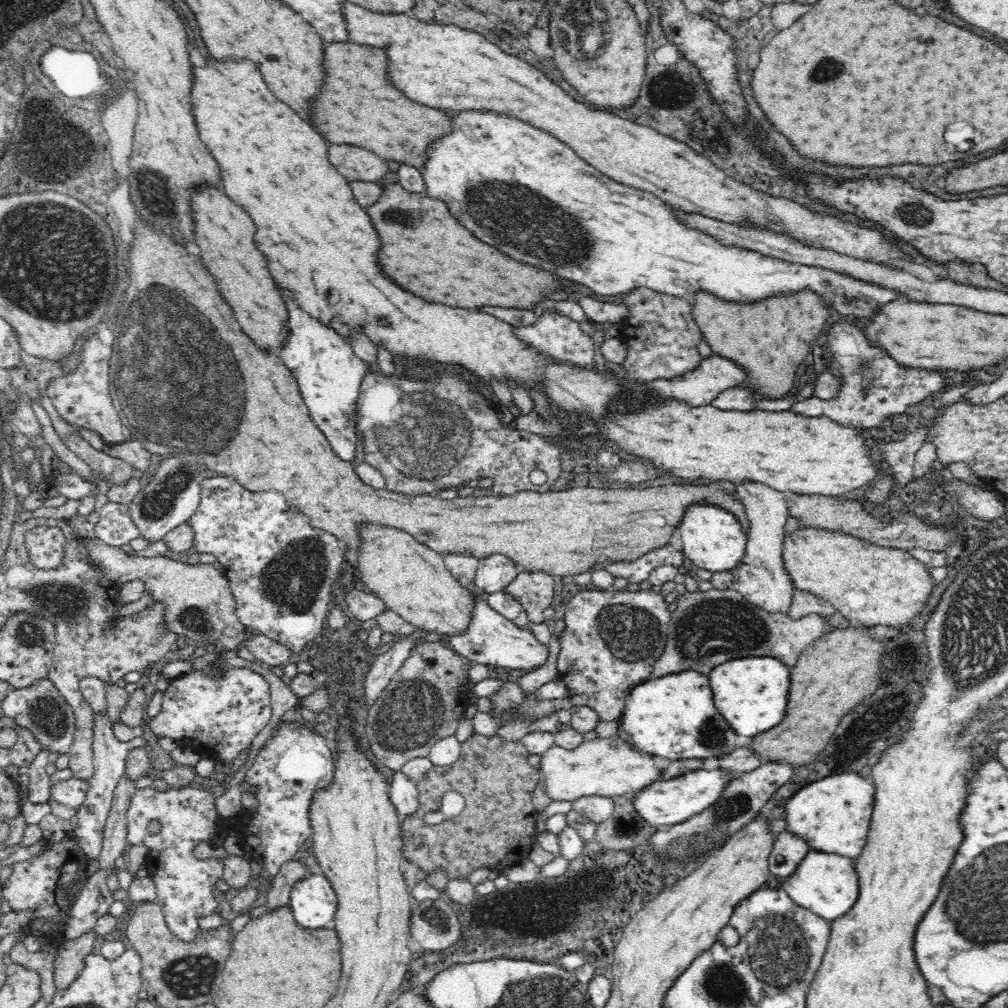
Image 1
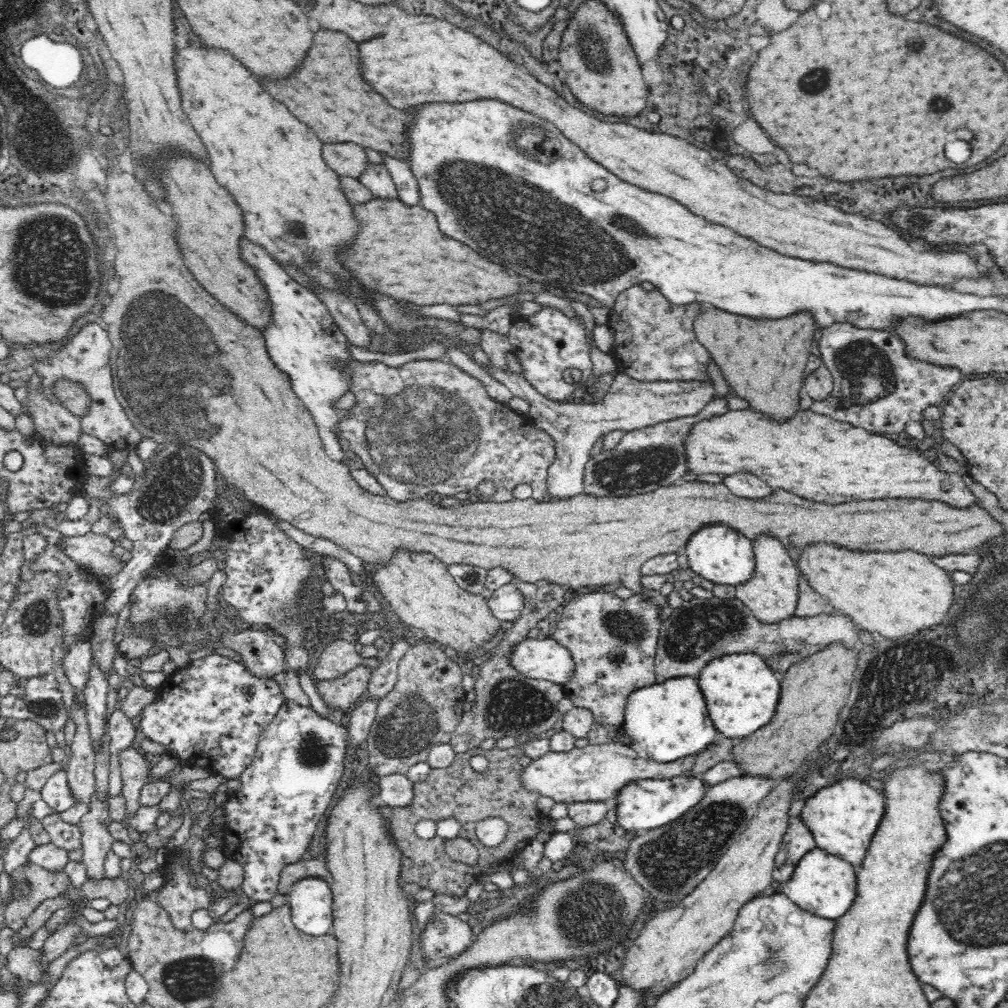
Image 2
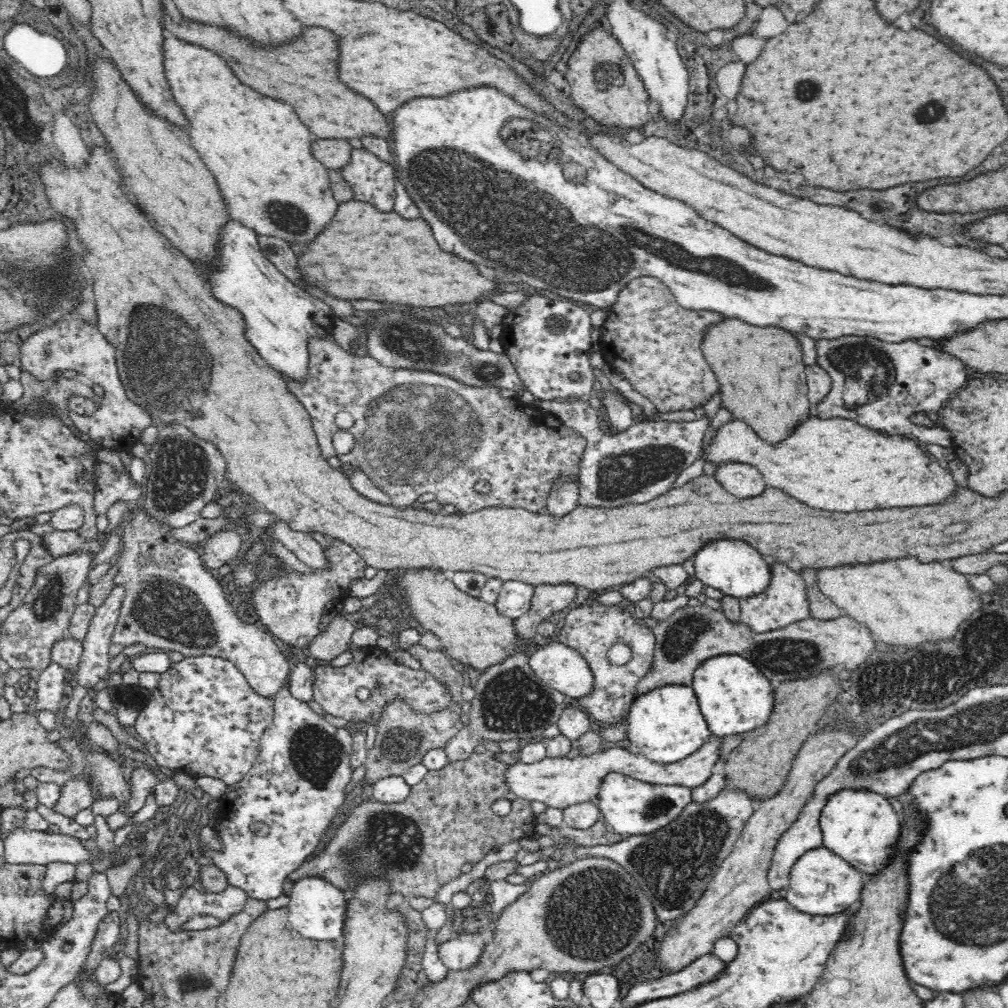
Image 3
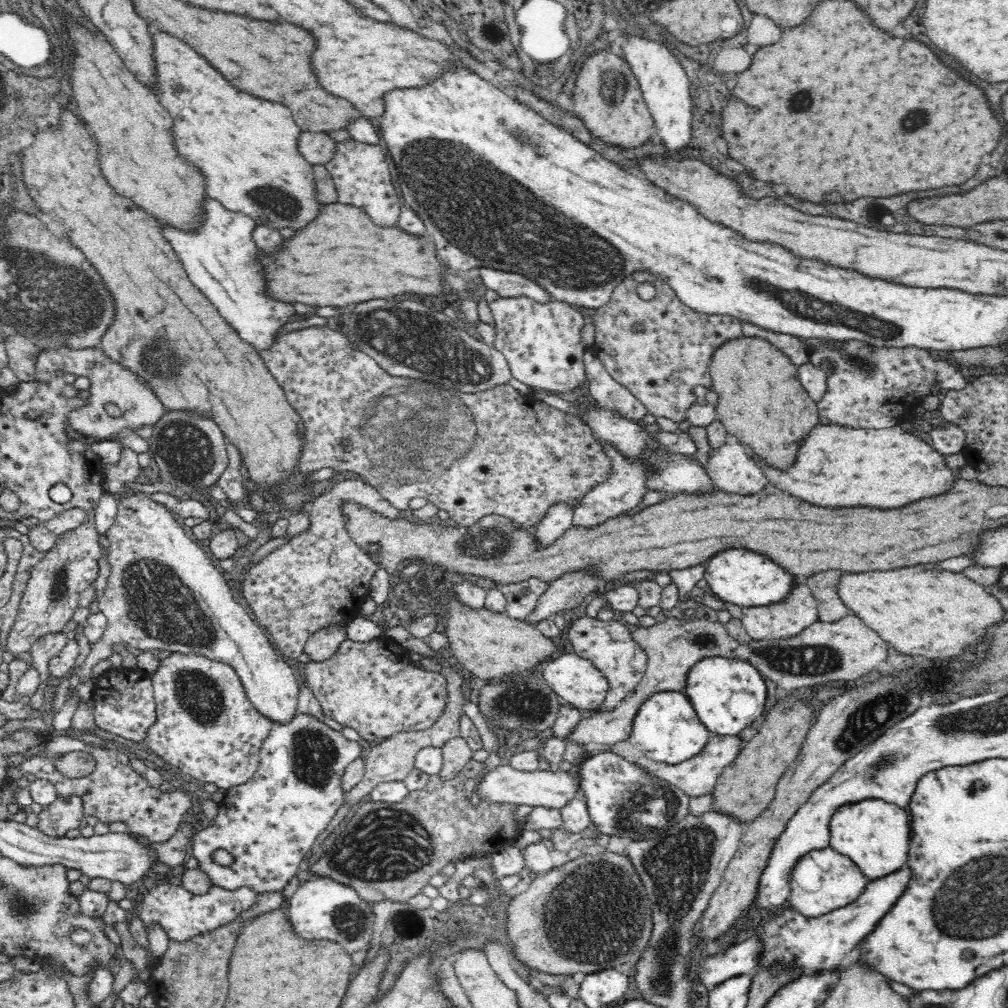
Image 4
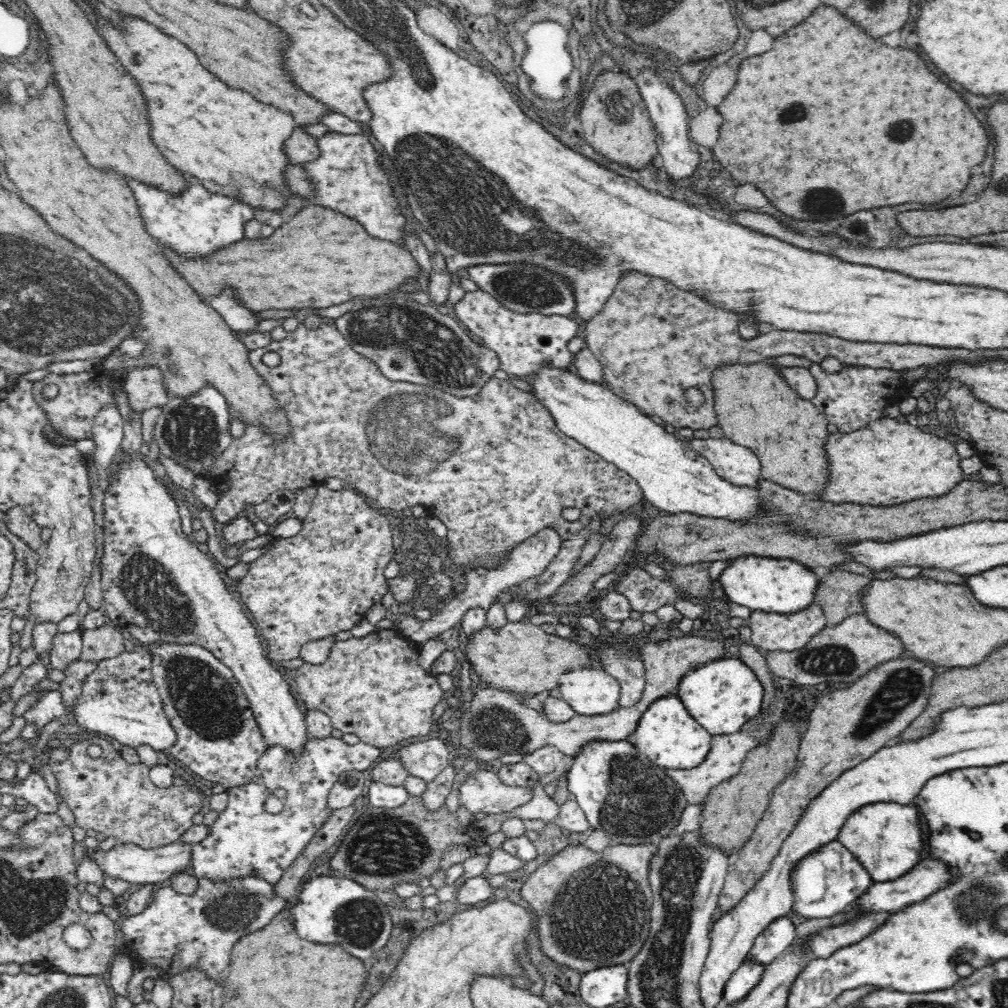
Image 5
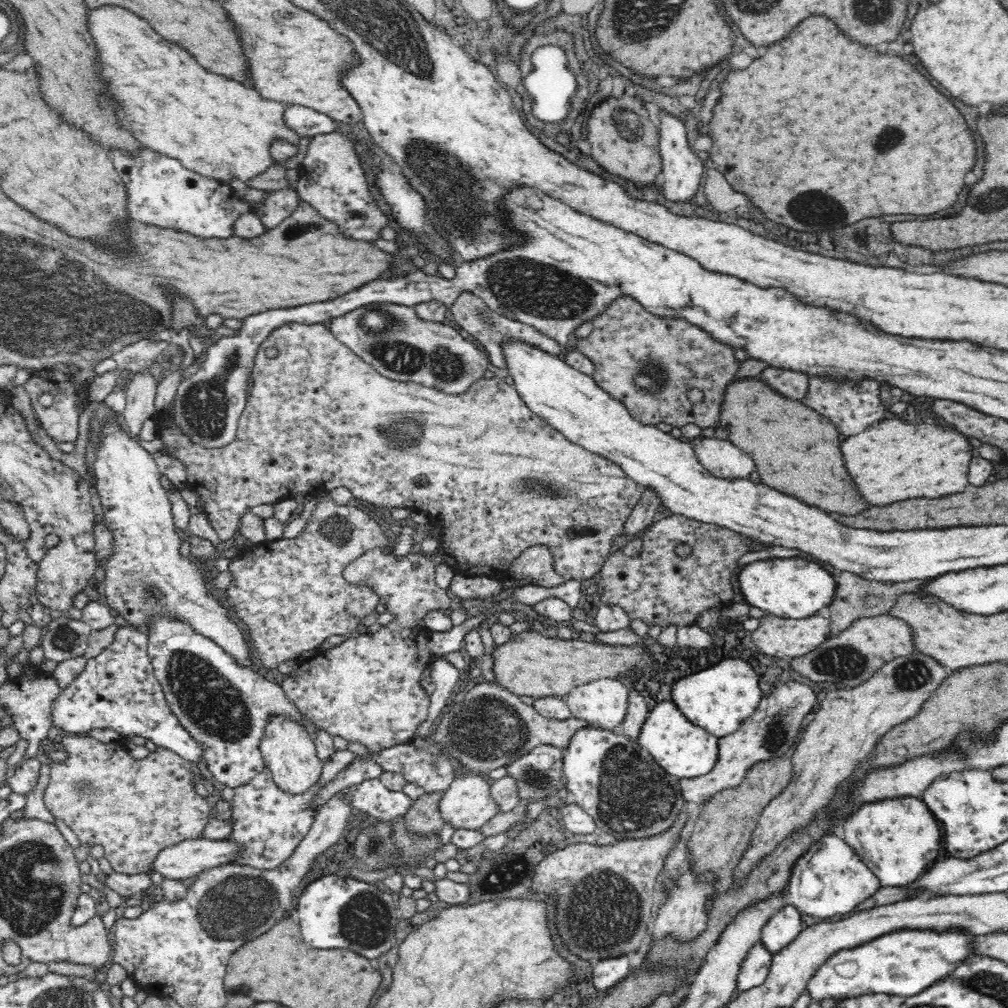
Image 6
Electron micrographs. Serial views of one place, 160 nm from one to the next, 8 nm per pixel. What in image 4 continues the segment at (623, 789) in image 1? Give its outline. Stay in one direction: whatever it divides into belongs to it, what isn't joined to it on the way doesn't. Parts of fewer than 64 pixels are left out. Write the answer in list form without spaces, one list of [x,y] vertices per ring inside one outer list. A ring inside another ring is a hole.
[[[714,736],[708,740],[705,746],[704,750],[696,753],[692,758],[683,760],[678,764],[658,763],[644,756],[638,758],[635,764],[650,776],[682,789],[689,797],[700,796],[716,788],[720,773],[727,764],[736,758],[742,748],[742,742],[738,742],[736,736]],[[504,764],[497,766],[494,770],[486,774],[484,782],[480,784],[480,793],[488,801],[496,801],[501,807],[504,804],[512,803],[522,806],[522,804],[531,807],[543,806],[544,808],[561,809],[570,803],[574,798],[582,795],[582,786],[580,780],[566,770],[560,770],[559,767],[553,767],[550,770],[518,769],[514,765]]]

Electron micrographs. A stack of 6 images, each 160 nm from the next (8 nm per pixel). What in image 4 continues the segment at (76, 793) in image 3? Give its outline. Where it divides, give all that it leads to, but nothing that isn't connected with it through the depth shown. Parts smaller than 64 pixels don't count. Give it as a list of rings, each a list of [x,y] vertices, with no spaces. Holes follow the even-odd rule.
[[[59,795],[53,803],[43,807],[39,812],[36,828],[50,836],[66,836],[71,829],[84,826],[85,817],[80,795]]]

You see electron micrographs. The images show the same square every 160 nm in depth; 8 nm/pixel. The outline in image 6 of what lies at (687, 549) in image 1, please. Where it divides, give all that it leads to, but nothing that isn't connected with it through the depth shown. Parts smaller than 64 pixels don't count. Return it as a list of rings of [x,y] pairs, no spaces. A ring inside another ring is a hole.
[[[768,558],[745,565],[739,573],[736,588],[751,607],[756,606],[778,617],[801,619],[825,611],[834,596],[835,580],[818,564],[802,558]]]

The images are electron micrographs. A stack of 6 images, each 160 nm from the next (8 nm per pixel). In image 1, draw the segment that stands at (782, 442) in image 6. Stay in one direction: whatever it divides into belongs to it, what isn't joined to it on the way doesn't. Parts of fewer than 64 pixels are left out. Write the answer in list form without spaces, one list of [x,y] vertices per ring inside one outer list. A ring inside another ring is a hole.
[[[802,288],[790,294],[774,293],[756,302],[722,299],[712,291],[700,289],[695,293],[691,315],[715,355],[732,358],[748,368],[754,386],[778,390],[762,392],[776,399],[784,392],[792,392],[788,388],[794,384],[794,370],[804,360],[810,342],[826,326],[830,310],[822,306],[820,294],[812,288]]]

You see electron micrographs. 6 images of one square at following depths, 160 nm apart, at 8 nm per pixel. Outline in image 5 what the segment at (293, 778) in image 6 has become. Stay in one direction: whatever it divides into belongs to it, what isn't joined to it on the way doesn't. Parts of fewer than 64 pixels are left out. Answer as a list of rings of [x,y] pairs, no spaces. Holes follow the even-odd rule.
[[[118,458],[118,474],[112,474],[111,490],[103,500],[103,546],[101,567],[101,587],[103,608],[112,626],[124,628],[134,640],[156,646],[156,644],[179,644],[179,646],[201,646],[211,652],[222,664],[235,674],[245,692],[249,707],[253,710],[256,722],[266,739],[266,744],[280,743],[294,753],[301,749],[307,739],[304,712],[298,708],[298,702],[292,694],[292,686],[284,674],[270,662],[264,654],[264,643],[252,626],[245,606],[234,600],[228,592],[224,578],[218,572],[218,566],[198,550],[196,544],[188,542],[188,536],[182,530],[178,504],[158,483],[153,469],[139,459]]]

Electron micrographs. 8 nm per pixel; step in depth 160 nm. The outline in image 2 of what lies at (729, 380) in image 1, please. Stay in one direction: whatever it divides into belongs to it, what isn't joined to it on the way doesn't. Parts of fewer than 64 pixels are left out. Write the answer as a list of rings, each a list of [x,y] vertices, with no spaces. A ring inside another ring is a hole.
[[[483,368],[490,376],[504,384],[513,395],[522,397],[530,406],[526,415],[532,427],[552,437],[555,444],[555,459],[547,470],[551,498],[571,497],[585,490],[585,468],[594,442],[602,436],[622,430],[624,433],[642,429],[670,420],[697,416],[712,400],[714,384],[708,380],[656,380],[641,382],[624,373],[617,372],[614,382],[605,396],[596,404],[579,400],[553,401],[539,394],[525,378],[513,372],[504,373],[498,368]]]

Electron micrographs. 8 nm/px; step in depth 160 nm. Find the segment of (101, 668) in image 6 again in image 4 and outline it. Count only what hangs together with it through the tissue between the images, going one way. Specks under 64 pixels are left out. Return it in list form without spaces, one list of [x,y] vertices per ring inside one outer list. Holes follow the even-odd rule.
[[[140,668],[110,669],[98,677],[94,686],[94,710],[96,726],[134,742],[143,742],[147,728],[155,719],[155,700],[150,674]]]

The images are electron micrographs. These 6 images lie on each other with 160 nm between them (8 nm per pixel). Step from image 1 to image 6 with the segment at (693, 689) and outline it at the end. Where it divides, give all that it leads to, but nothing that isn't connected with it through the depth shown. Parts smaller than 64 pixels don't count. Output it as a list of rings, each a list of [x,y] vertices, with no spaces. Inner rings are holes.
[[[664,698],[650,710],[636,741],[664,770],[679,779],[703,775],[716,762],[716,738],[710,738],[704,728],[688,720],[670,698]]]

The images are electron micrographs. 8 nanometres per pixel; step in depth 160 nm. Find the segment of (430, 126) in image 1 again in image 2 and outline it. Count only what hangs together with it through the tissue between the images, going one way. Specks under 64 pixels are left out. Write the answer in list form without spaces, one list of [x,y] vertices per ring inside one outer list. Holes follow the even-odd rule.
[[[332,30],[318,32],[312,52],[308,54],[308,60],[304,60],[304,68],[300,68],[300,76],[296,76],[292,84],[264,84],[264,88],[268,88],[268,92],[272,92],[276,100],[284,102],[300,122],[308,124],[314,132],[318,132],[322,142],[356,143],[381,154],[385,153],[390,158],[407,162],[410,159],[410,148],[412,148],[410,135],[412,134],[408,134],[408,130],[414,126],[416,112],[390,106],[390,102],[364,80],[360,46],[342,32],[332,32]]]

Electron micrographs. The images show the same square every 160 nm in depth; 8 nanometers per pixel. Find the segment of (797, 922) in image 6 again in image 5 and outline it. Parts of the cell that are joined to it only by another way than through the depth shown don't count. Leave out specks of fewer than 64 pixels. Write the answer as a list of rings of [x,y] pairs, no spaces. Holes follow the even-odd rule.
[[[780,917],[756,937],[752,948],[745,954],[745,962],[752,961],[766,968],[792,946],[794,939],[795,925],[788,917]]]

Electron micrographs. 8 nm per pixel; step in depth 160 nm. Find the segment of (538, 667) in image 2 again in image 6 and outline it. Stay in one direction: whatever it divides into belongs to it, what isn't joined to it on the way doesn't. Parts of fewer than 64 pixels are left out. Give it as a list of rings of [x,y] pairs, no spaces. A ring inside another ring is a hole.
[[[600,677],[598,680],[576,684],[562,698],[568,703],[574,717],[584,719],[594,727],[616,730],[625,717],[627,696],[628,688],[618,678]]]

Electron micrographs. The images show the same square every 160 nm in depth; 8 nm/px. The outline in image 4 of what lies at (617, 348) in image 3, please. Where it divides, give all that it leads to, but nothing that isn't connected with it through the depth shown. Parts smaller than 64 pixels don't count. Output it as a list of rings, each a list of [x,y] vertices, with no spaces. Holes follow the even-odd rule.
[[[645,271],[626,276],[614,288],[610,300],[603,307],[596,309],[591,320],[595,326],[594,354],[597,354],[611,378],[628,388],[630,395],[634,395],[645,406],[648,415],[671,419],[677,424],[687,418],[688,409],[698,400],[692,388],[713,387],[707,366],[714,349],[718,348],[722,341],[743,334],[740,320],[736,320],[736,317],[702,314],[690,310],[679,301],[666,281]],[[646,282],[652,284],[656,290],[652,300],[642,300],[636,292]]]

